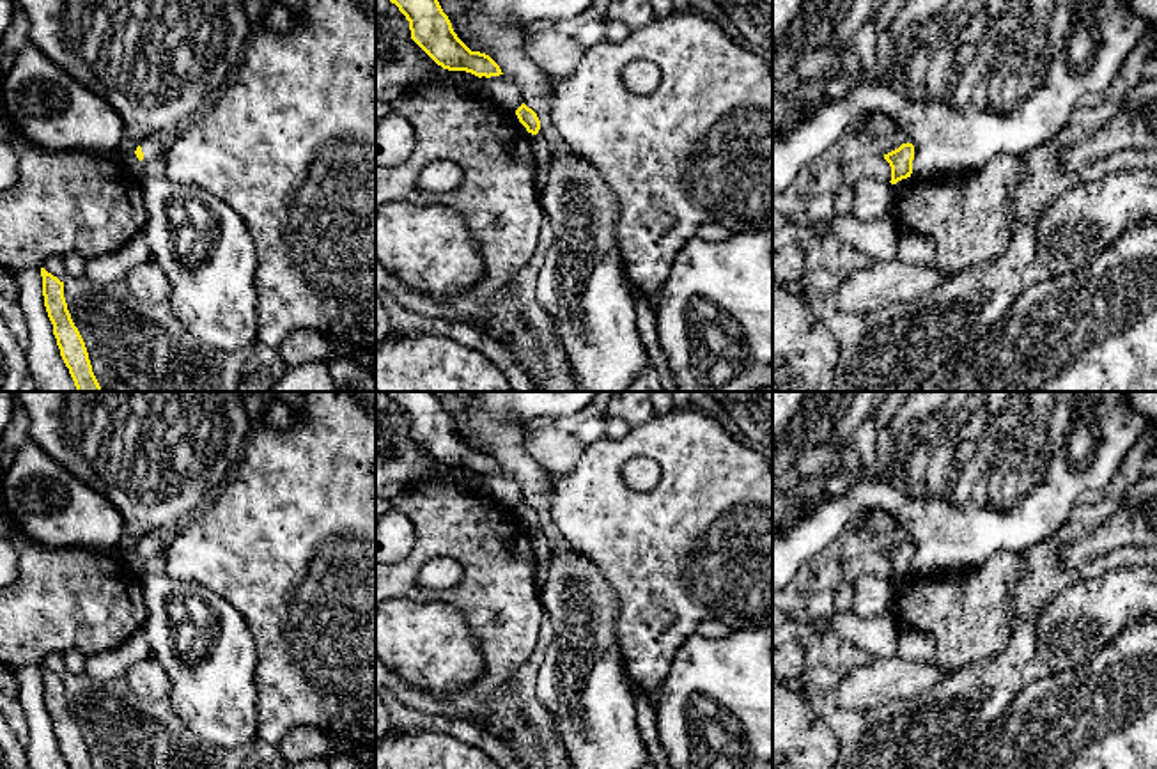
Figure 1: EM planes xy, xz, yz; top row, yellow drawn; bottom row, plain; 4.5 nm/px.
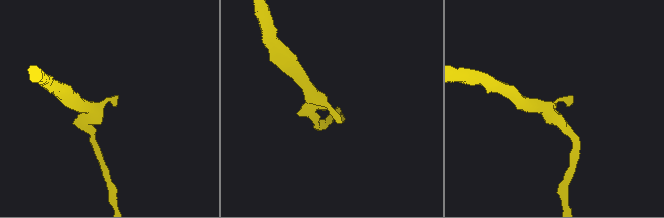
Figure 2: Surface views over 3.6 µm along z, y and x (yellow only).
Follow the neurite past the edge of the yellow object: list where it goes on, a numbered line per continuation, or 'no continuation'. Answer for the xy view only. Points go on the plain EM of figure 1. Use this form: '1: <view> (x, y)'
1: xy (155, 543)

